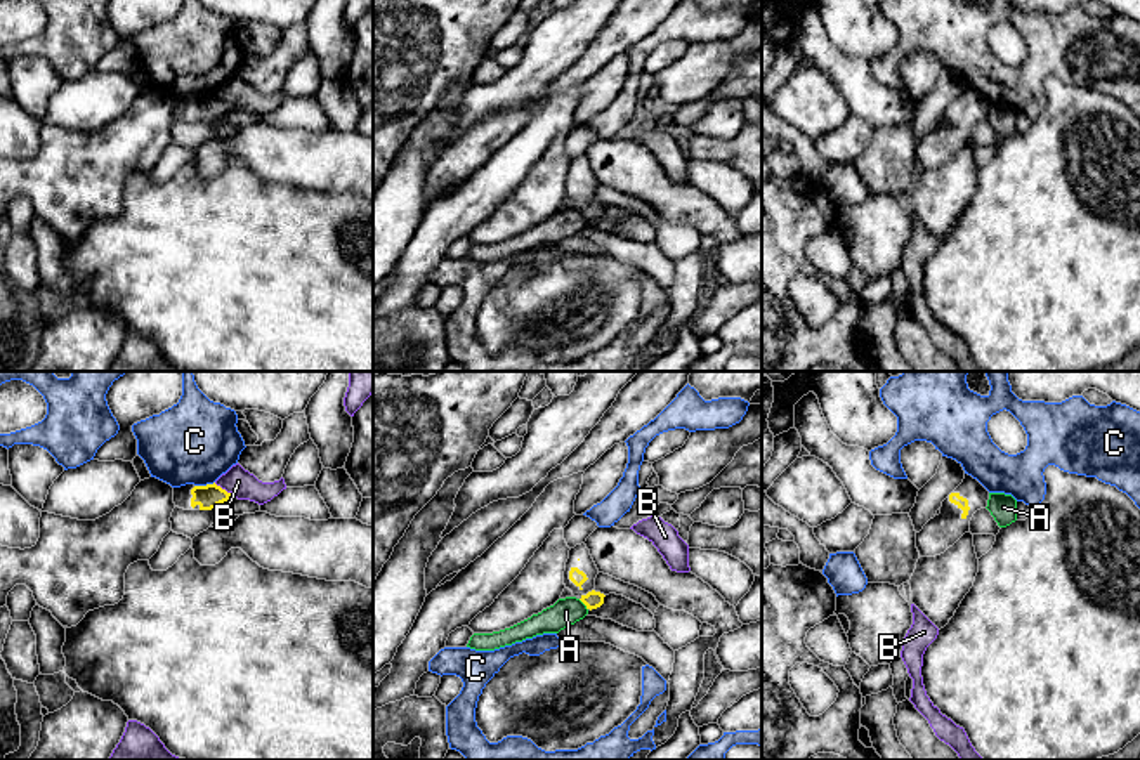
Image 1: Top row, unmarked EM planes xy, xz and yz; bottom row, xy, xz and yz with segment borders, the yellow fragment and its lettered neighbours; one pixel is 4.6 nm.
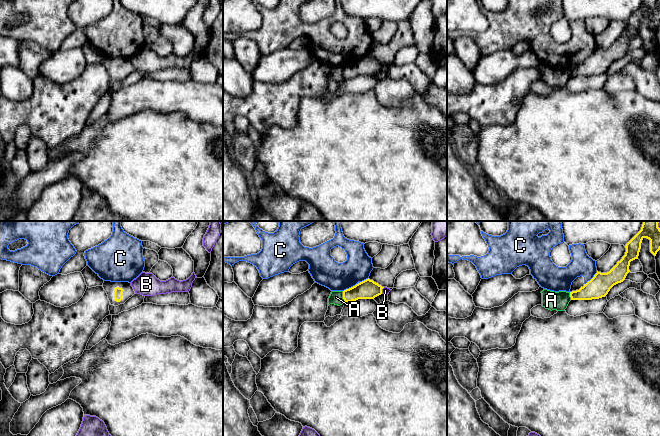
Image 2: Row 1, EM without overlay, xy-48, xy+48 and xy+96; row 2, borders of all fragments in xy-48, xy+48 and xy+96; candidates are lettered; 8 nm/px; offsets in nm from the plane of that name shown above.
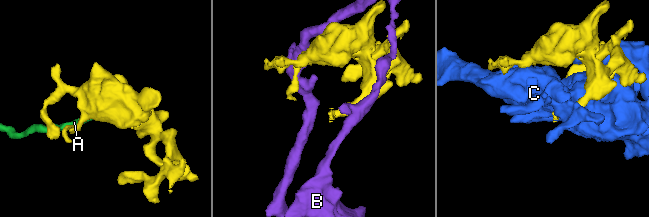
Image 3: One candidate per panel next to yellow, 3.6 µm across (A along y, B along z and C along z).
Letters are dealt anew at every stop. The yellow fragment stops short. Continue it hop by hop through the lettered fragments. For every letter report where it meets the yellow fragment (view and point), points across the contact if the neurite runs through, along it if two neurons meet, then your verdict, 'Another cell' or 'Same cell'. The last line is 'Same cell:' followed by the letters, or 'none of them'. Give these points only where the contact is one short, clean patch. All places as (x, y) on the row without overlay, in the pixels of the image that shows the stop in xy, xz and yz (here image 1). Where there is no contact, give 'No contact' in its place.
A: Touches yellow at xz (583, 214). Boundary: xz (578, 210), (587, 221). Another cell
B: Touches yellow at xy (224, 101). Another cell
C: Touches yellow at xy (203, 98). Another cell
Same cell: none of them

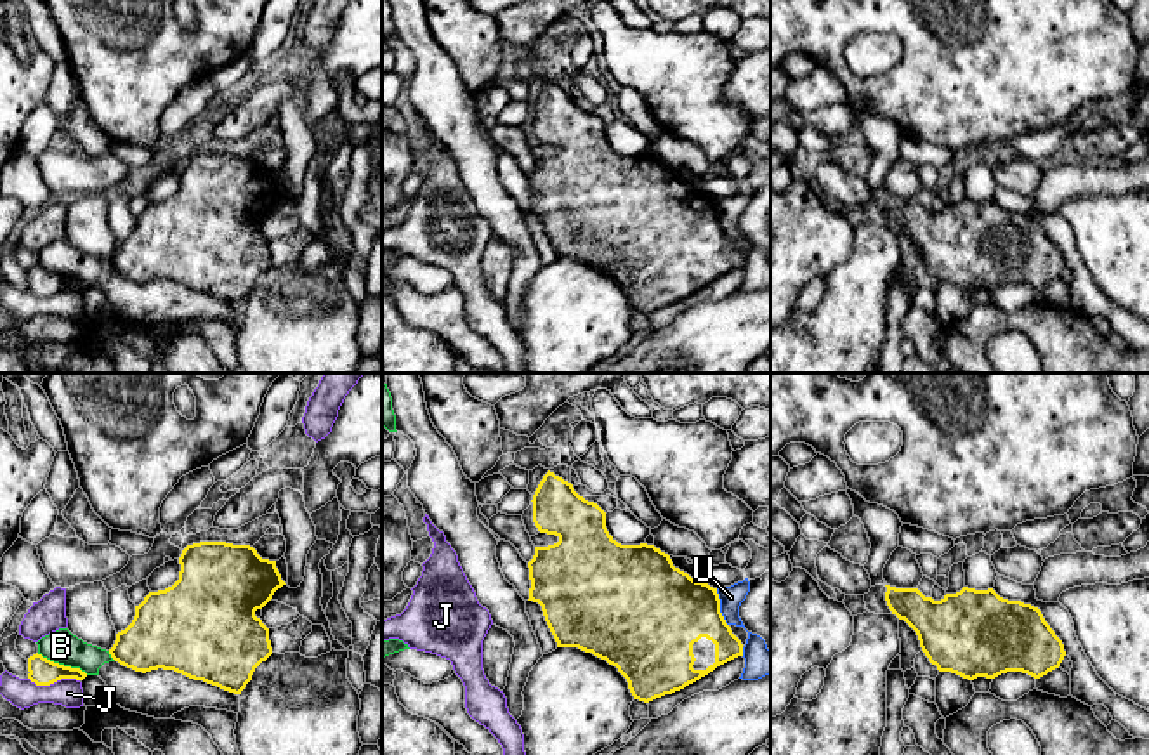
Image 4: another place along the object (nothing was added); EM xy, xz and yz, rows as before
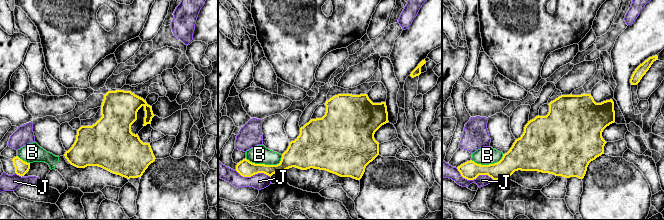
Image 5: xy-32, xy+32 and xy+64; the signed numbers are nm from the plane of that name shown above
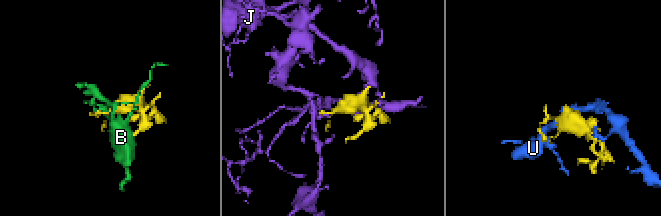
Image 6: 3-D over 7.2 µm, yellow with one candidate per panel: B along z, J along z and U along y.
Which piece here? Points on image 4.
B: Touches yellow at xy (63, 276). Another cell
J: Touches yellow at xy (54, 292). Another cell
U: Touches yellow at xz (719, 219). Boundary: xz (715, 200), (721, 210), (721, 226), (728, 236). Another cell
Same cell: none of them

